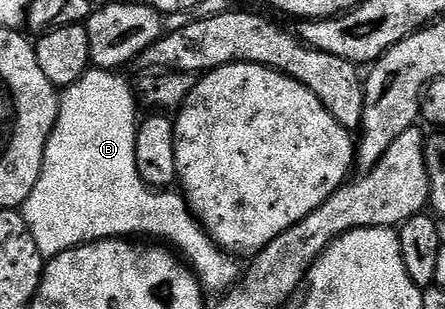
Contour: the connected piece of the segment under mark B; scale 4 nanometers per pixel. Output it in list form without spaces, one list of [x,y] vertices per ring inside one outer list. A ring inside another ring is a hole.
[[[97,68],[87,69],[80,80],[76,80],[71,86],[65,87],[61,91],[60,101],[58,103],[58,119],[54,124],[54,130],[50,133],[50,138],[46,141],[46,151],[44,152],[44,160],[42,161],[42,171],[36,180],[36,184],[32,188],[32,192],[26,198],[20,207],[20,213],[23,220],[28,224],[32,240],[36,240],[36,248],[42,250],[43,259],[49,260],[62,254],[65,250],[71,250],[77,246],[85,246],[87,242],[105,242],[116,238],[133,239],[133,234],[139,234],[142,240],[157,240],[159,243],[165,244],[167,247],[173,248],[180,255],[183,262],[194,271],[194,277],[201,283],[203,291],[218,290],[225,291],[227,288],[235,285],[240,277],[240,266],[238,266],[233,257],[222,250],[217,244],[206,235],[198,219],[190,212],[190,207],[186,204],[186,199],[181,193],[175,192],[170,188],[155,188],[146,185],[146,181],[138,174],[138,169],[134,163],[134,137],[138,131],[138,123],[140,121],[139,103],[136,101],[136,95],[129,81],[125,82],[121,78],[121,73],[113,70],[99,70]]]

